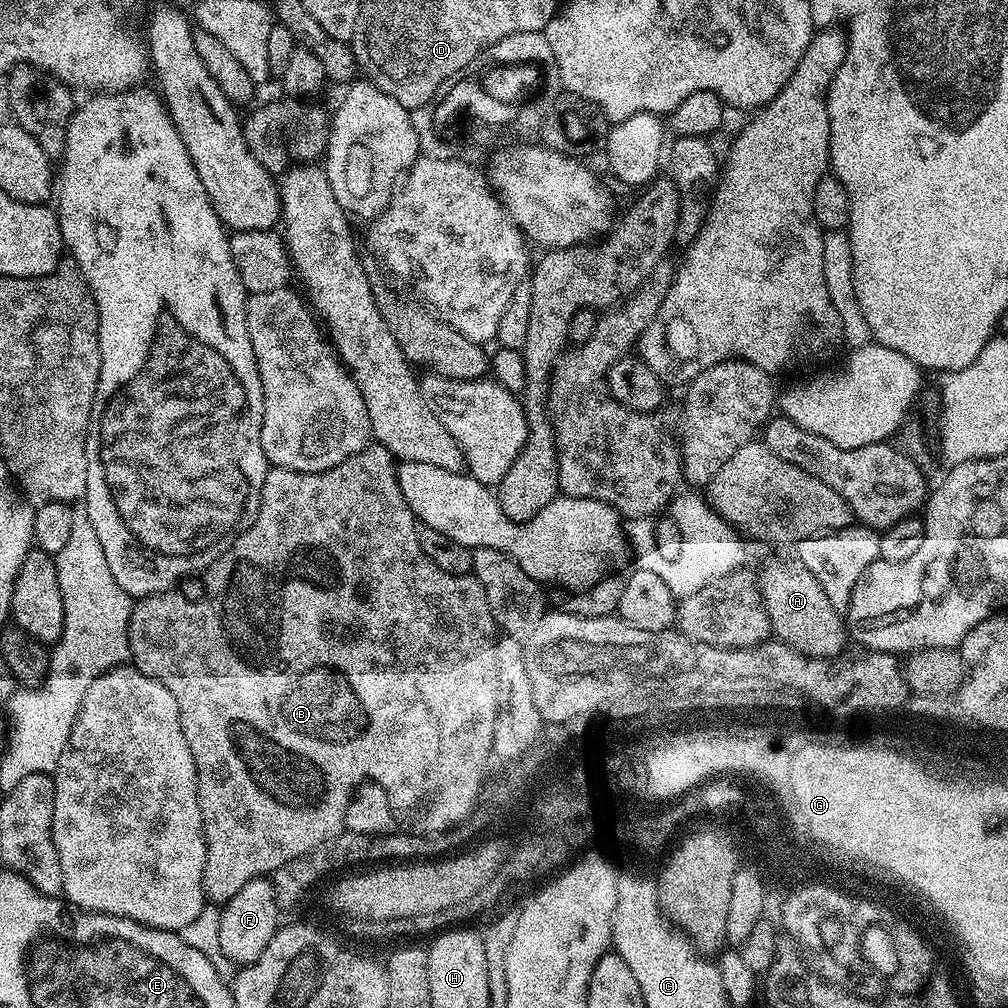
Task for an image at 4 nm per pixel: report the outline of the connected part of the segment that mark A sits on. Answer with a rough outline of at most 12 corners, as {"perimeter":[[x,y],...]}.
{"perimeter":[[771,562],[771,635],[806,657],[836,656],[846,624],[818,578]]}

